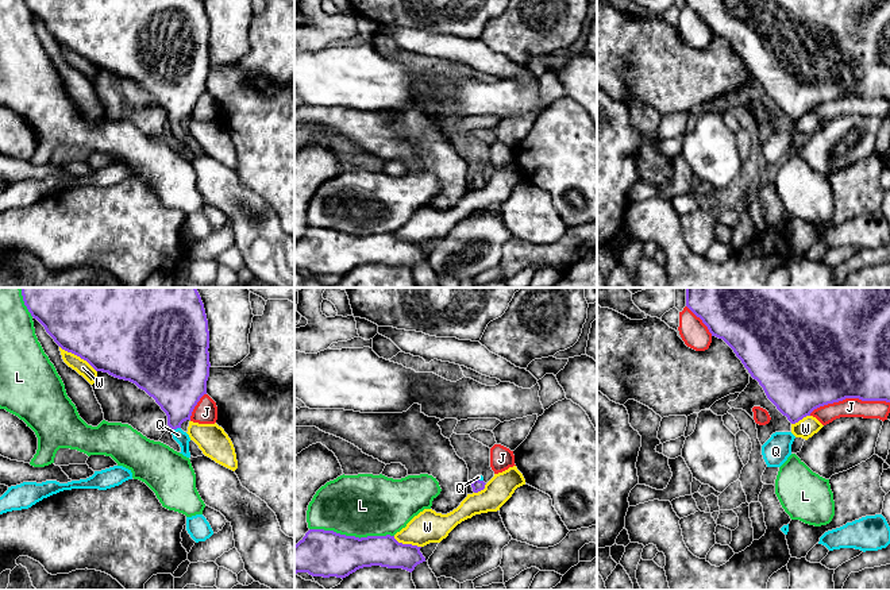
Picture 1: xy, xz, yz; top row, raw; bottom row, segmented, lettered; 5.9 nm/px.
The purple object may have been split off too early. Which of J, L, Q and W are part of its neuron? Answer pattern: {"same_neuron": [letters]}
{"same_neuron": ["Q"]}

